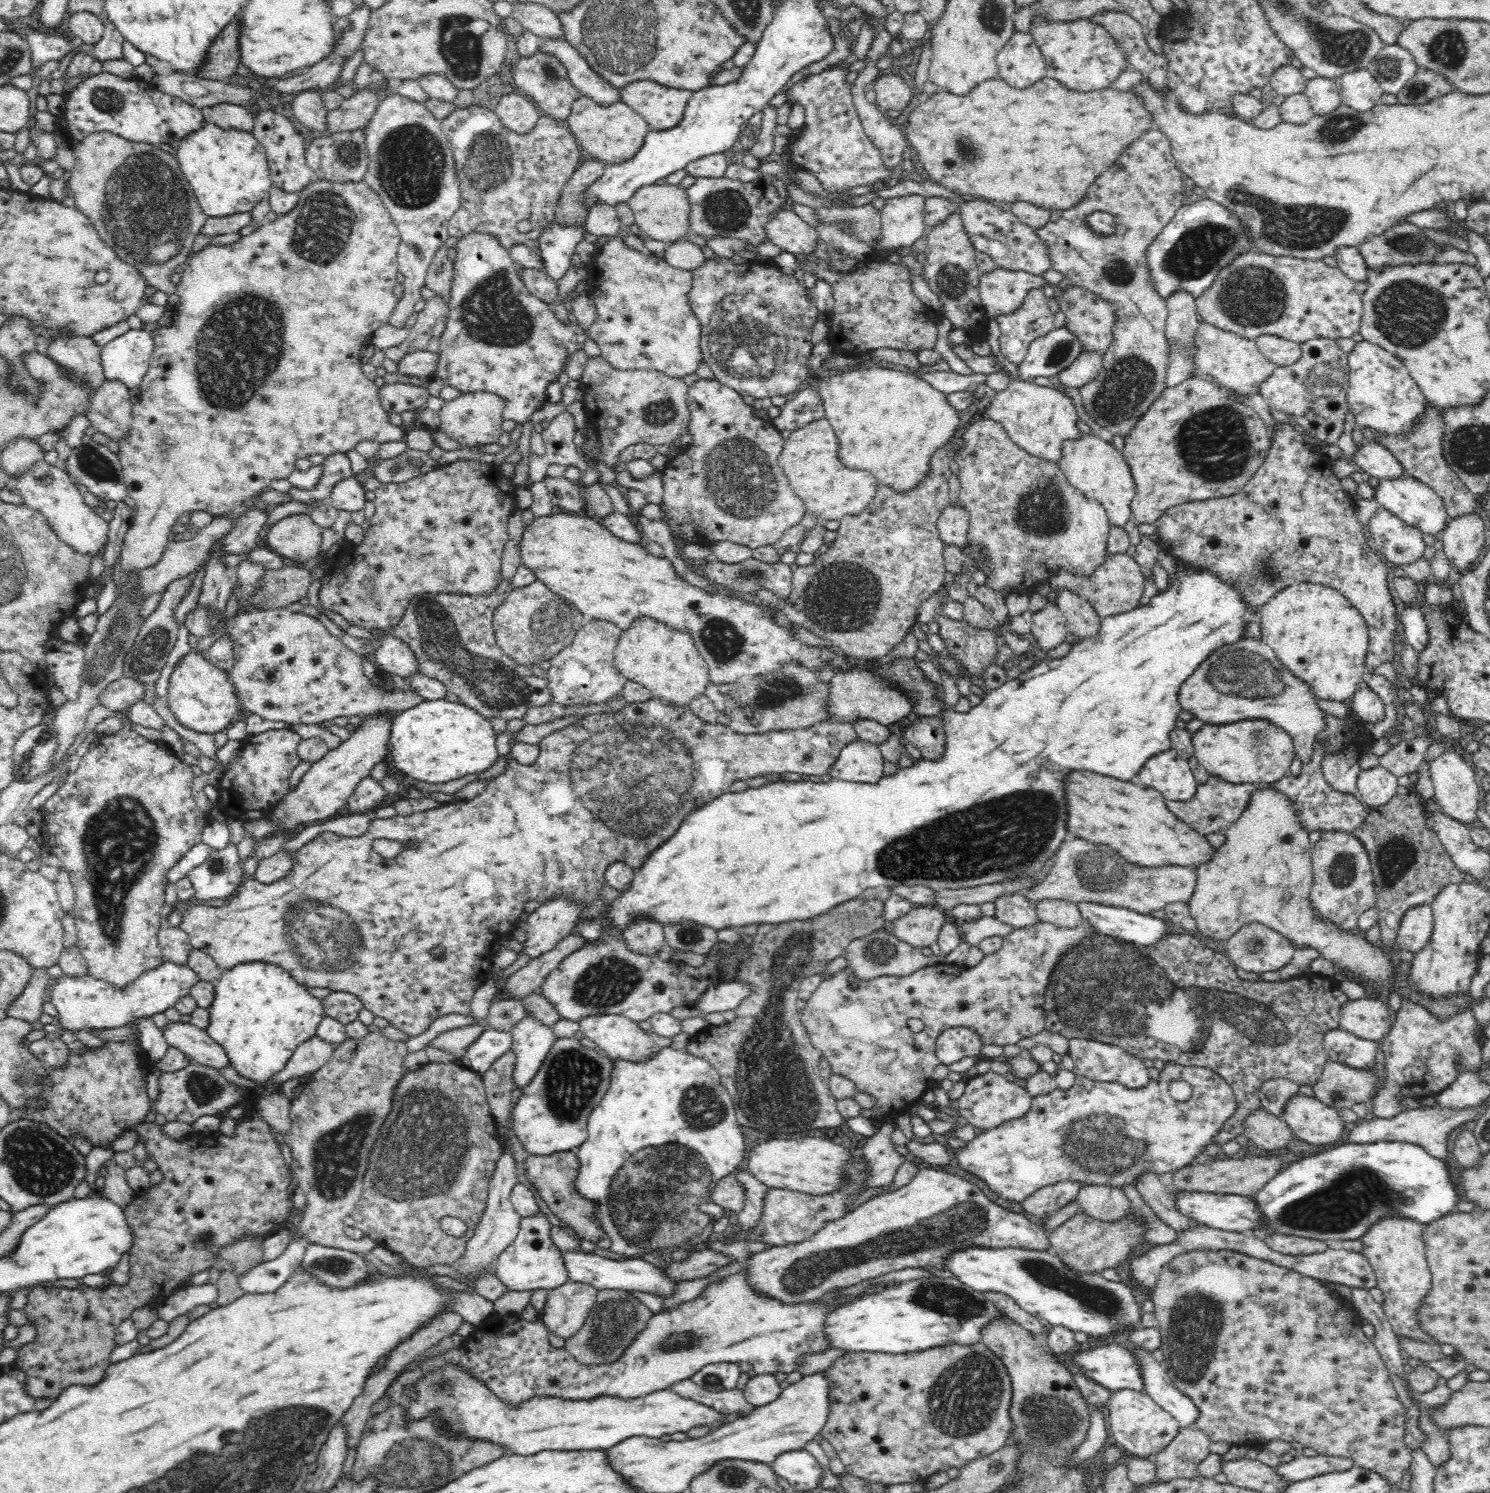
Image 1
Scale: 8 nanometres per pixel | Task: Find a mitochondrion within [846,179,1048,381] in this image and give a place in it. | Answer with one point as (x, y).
(953, 280)

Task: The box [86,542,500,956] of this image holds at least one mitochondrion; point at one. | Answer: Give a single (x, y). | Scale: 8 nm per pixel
(375, 604)

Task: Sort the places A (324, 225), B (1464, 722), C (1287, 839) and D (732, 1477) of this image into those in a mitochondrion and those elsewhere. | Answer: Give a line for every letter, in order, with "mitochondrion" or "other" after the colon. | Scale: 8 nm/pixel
A: mitochondrion
B: other
C: other
D: mitochondrion

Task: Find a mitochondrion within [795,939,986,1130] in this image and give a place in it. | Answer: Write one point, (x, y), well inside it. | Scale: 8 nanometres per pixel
(883, 1069)

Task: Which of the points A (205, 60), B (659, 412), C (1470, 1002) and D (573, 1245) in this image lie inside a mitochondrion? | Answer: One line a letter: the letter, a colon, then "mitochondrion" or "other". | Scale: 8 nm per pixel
A: other
B: mitochondrion
C: other
D: other

